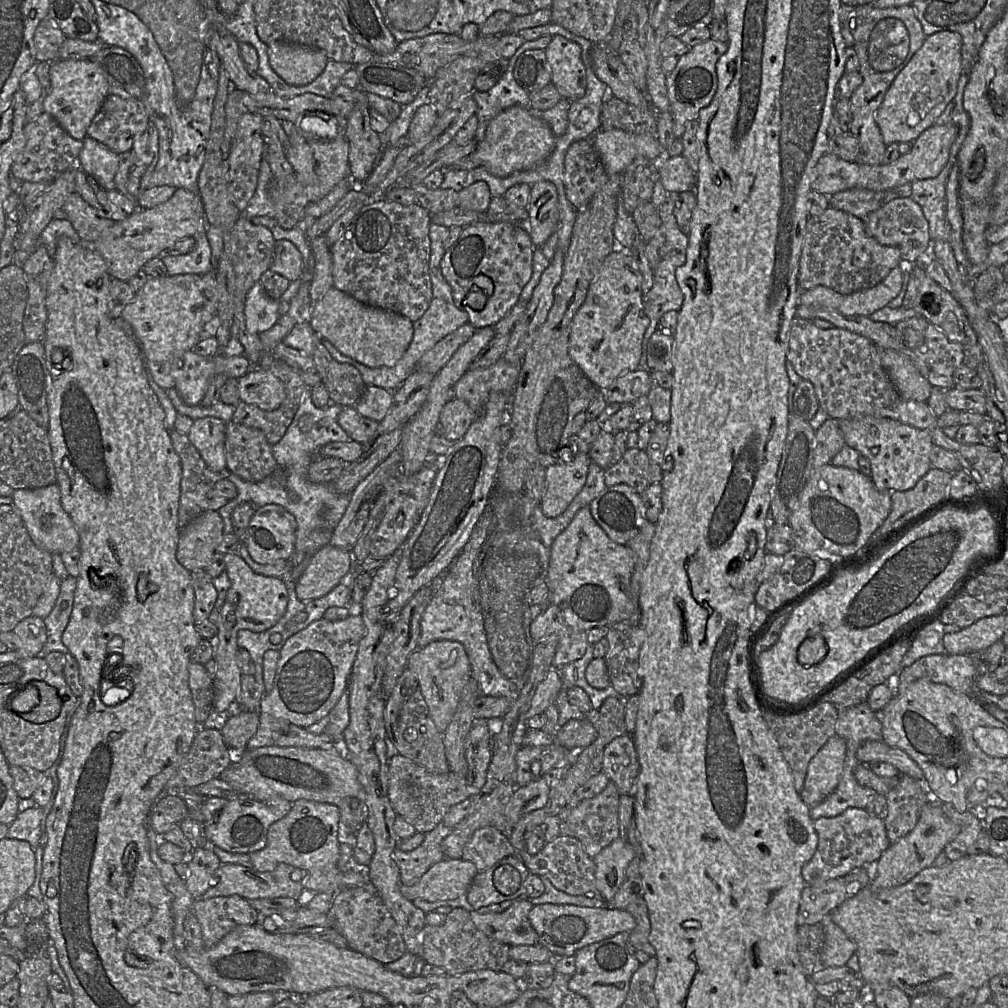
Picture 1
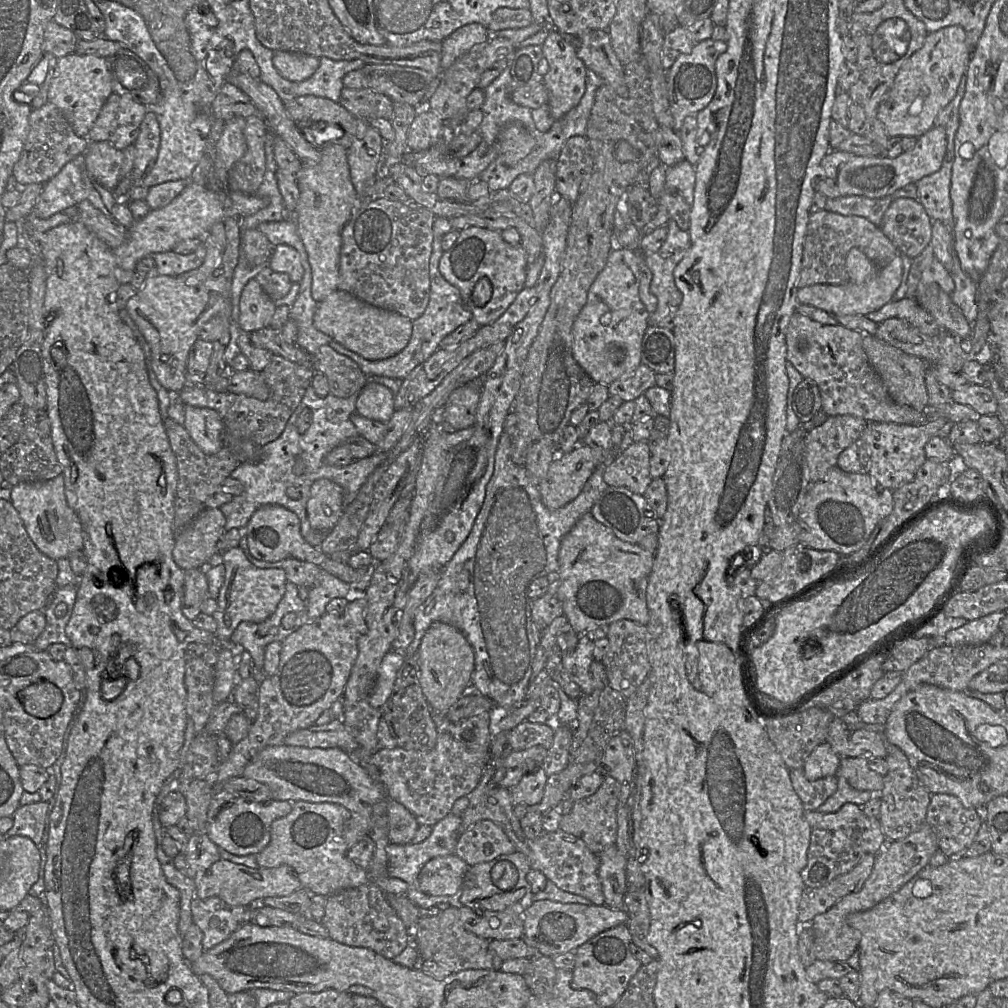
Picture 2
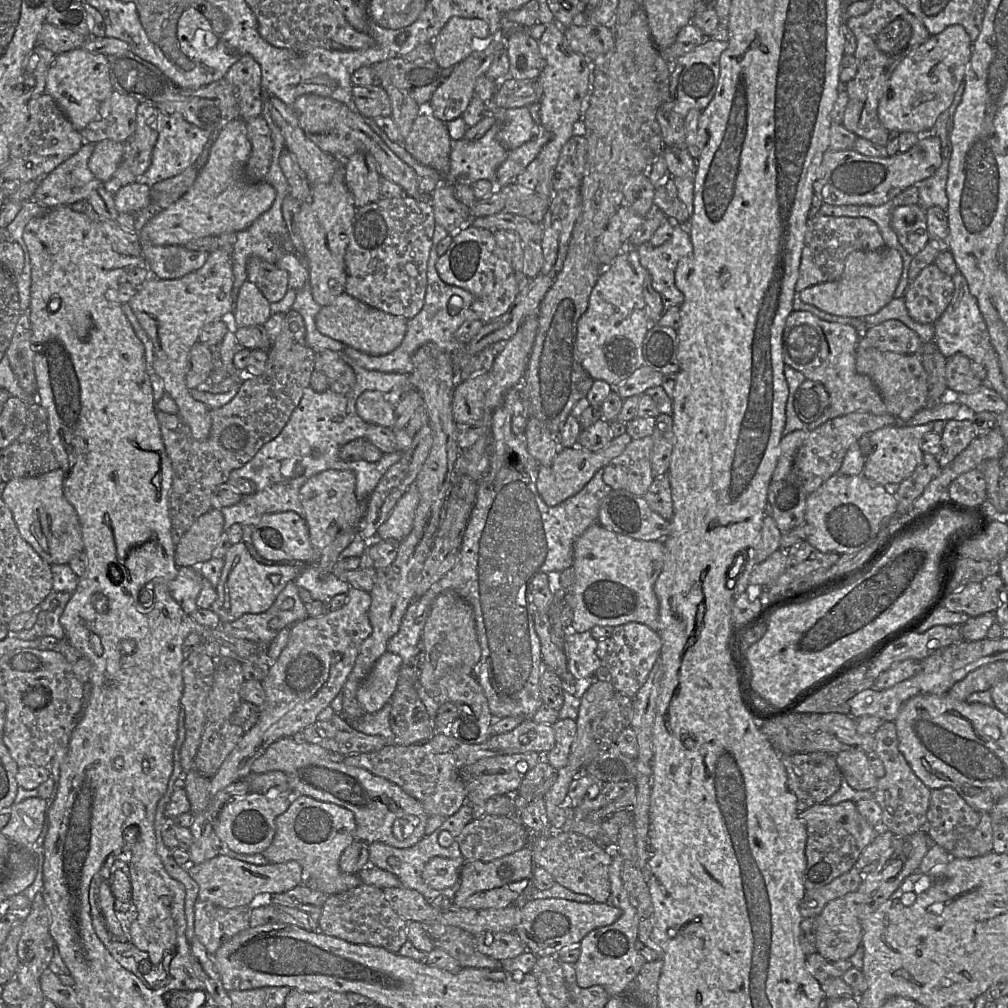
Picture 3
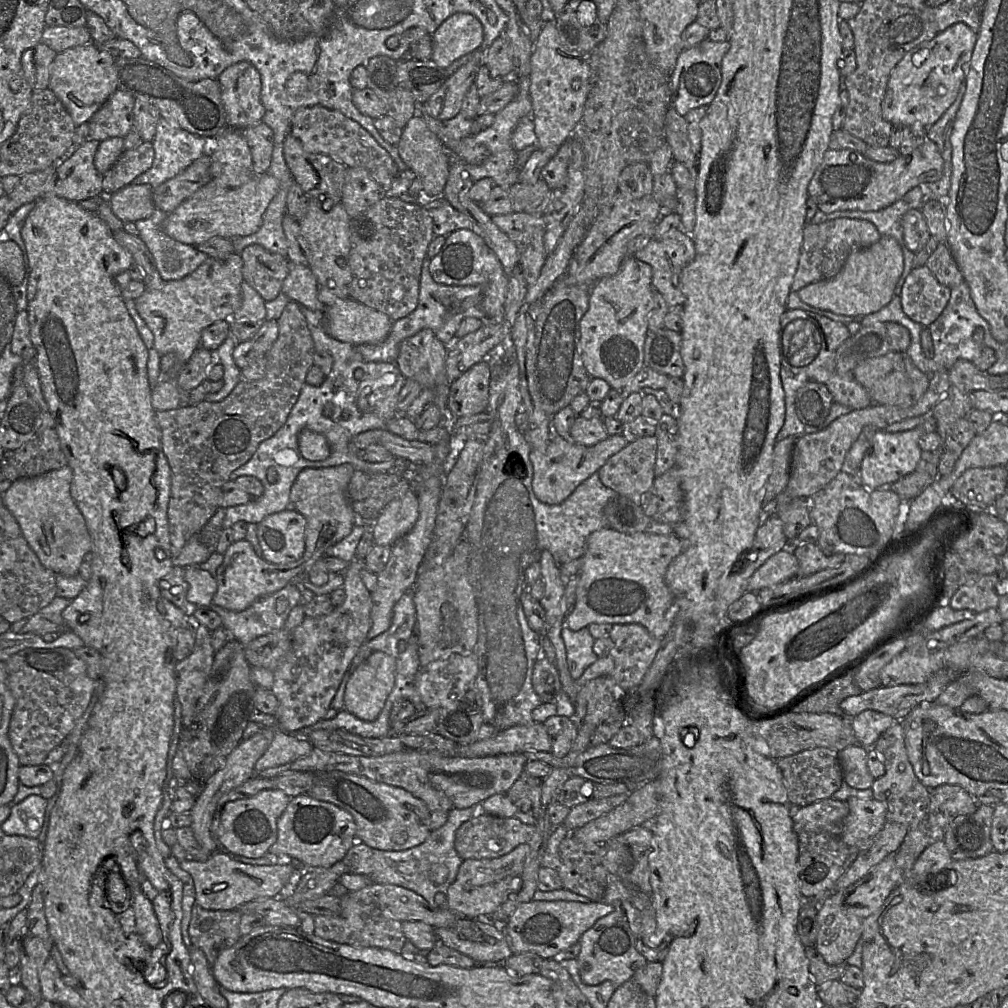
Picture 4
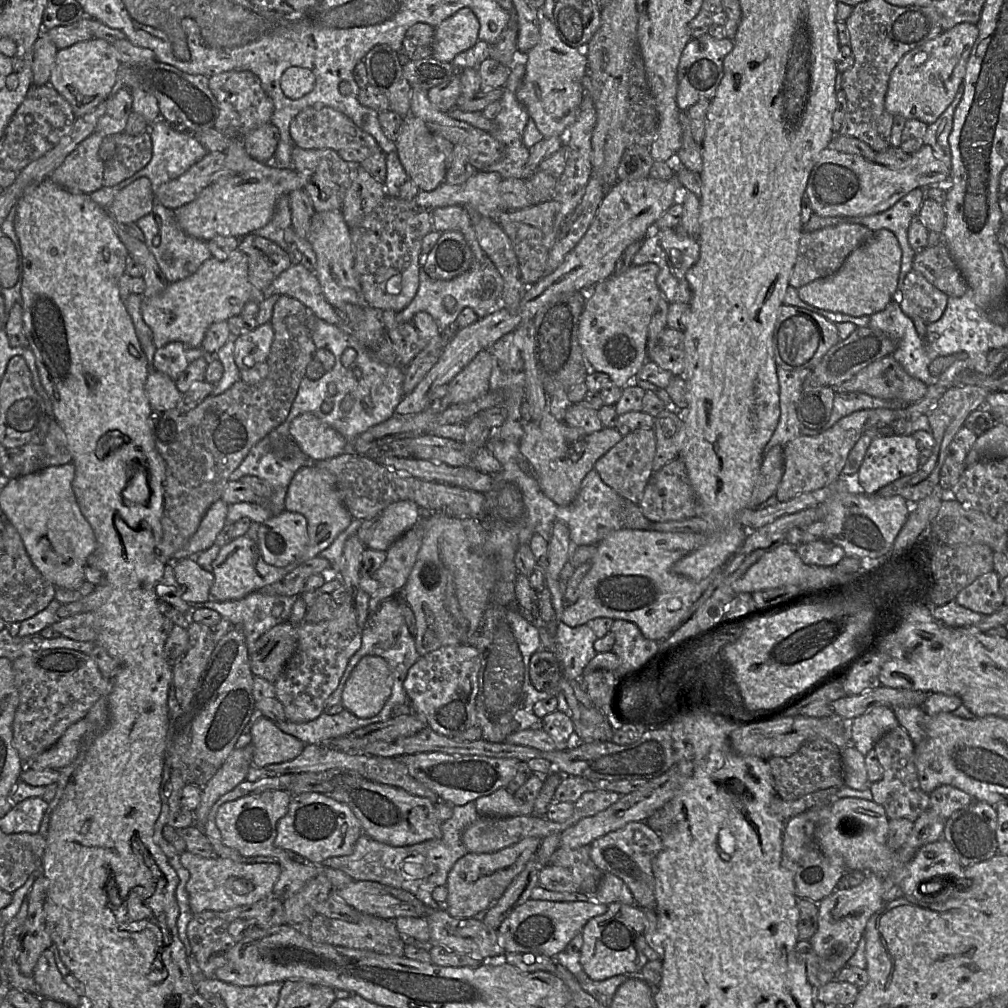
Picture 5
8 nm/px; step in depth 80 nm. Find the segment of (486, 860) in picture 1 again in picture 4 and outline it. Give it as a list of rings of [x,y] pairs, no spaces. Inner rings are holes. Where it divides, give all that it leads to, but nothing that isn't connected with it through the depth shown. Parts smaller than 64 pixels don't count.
[[[479,811],[464,822],[455,833],[454,846],[463,859],[492,859],[503,856],[520,844],[528,843],[534,835],[536,825],[528,825],[515,817],[499,817]]]

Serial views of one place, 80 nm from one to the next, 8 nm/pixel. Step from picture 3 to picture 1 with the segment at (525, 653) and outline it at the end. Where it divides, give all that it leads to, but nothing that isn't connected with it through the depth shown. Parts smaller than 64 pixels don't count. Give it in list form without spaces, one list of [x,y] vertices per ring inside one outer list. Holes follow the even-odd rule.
[[[591,461],[588,468],[587,479],[582,490],[575,496],[566,510],[562,514],[554,518],[546,517],[542,512],[540,502],[534,501],[533,499],[529,498],[525,492],[504,492],[495,488],[494,492],[491,495],[488,506],[475,525],[468,542],[462,548],[461,552],[455,558],[450,567],[443,573],[440,578],[438,578],[438,580],[435,580],[433,582],[433,594],[420,620],[420,635],[418,639],[418,646],[424,647],[429,643],[438,640],[452,640],[461,643],[464,646],[470,661],[471,677],[476,680],[481,695],[491,697],[504,697],[510,702],[513,702],[519,696],[522,688],[524,687],[531,671],[532,658],[535,647],[535,642],[530,634],[530,625],[532,623],[532,605],[529,602],[529,594],[535,586],[545,582],[547,578],[551,546],[555,538],[568,527],[576,513],[581,508],[589,506],[590,503],[606,488],[604,471],[605,470],[603,470],[599,465]]]

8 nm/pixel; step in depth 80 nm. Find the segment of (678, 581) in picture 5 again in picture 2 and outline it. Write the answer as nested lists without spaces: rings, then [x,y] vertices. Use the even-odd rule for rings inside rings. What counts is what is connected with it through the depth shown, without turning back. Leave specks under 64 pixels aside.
[[[591,513],[584,514],[562,538],[558,554],[559,587],[556,596],[574,632],[584,634],[600,625],[623,619],[647,625],[650,614],[646,591],[654,555],[639,544],[620,540]]]

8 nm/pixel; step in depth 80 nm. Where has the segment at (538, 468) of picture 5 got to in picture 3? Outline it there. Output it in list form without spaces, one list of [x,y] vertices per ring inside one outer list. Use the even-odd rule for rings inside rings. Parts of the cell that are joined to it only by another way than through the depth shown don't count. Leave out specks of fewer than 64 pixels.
[[[628,433],[614,437],[604,448],[591,451],[583,447],[560,447],[549,466],[539,466],[536,479],[537,491],[548,506],[556,506],[580,492],[595,473],[604,468],[612,459],[619,456],[632,441]]]

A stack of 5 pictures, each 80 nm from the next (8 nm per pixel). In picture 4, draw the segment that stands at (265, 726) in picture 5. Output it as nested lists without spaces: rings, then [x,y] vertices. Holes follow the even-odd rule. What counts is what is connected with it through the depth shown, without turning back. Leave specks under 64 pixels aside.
[[[276,731],[268,749],[255,763],[255,773],[291,763],[308,755],[313,748],[307,739],[296,738],[285,731]]]

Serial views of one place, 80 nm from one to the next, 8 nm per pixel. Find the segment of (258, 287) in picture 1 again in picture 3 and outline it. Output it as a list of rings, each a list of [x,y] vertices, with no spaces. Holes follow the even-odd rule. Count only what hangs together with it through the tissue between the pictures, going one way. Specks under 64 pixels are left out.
[[[246,280],[238,293],[230,322],[233,327],[263,325],[272,315],[270,302],[258,287]]]

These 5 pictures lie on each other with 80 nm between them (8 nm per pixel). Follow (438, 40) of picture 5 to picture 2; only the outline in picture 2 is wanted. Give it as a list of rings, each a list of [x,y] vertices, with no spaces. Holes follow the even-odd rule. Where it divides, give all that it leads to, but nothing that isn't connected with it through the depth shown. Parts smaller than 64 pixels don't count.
[[[469,23],[455,30],[442,42],[441,67],[449,68],[459,57],[472,47],[487,42],[492,34],[480,23]]]

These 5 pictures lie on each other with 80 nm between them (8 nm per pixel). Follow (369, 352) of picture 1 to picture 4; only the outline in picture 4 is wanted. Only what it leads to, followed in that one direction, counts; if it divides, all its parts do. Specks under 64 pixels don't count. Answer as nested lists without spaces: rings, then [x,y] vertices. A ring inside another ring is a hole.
[[[348,297],[325,309],[325,330],[333,338],[353,345],[377,344],[389,334],[393,321],[384,313]]]

